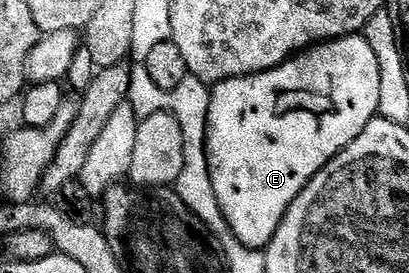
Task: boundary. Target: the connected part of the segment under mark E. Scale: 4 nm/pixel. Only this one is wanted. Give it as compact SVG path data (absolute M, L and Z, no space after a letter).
M361 33L349 34L343 38L332 38L329 42L319 42L309 50L301 51L282 63L281 66L265 70L259 74L245 74L243 78L229 78L217 83L210 91L210 107L208 108L208 120L206 121L206 155L208 156L208 168L212 188L216 192L218 207L230 226L230 233L236 236L246 246L253 250L262 250L270 245L280 228L282 218L288 212L288 208L300 196L300 192L309 182L315 178L340 153L360 132L364 132L367 124L378 114L380 104L380 64L376 60L376 52L372 52L372 46Z

